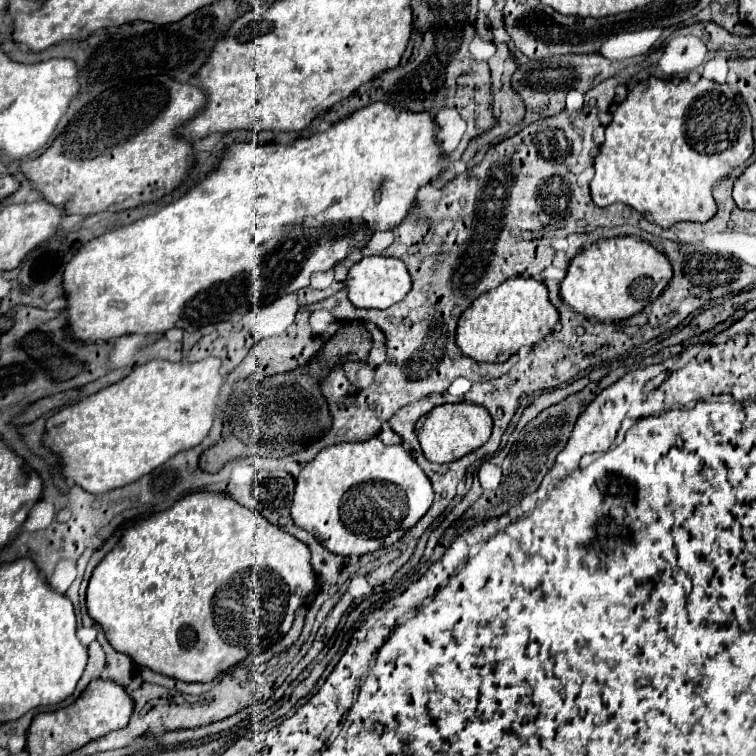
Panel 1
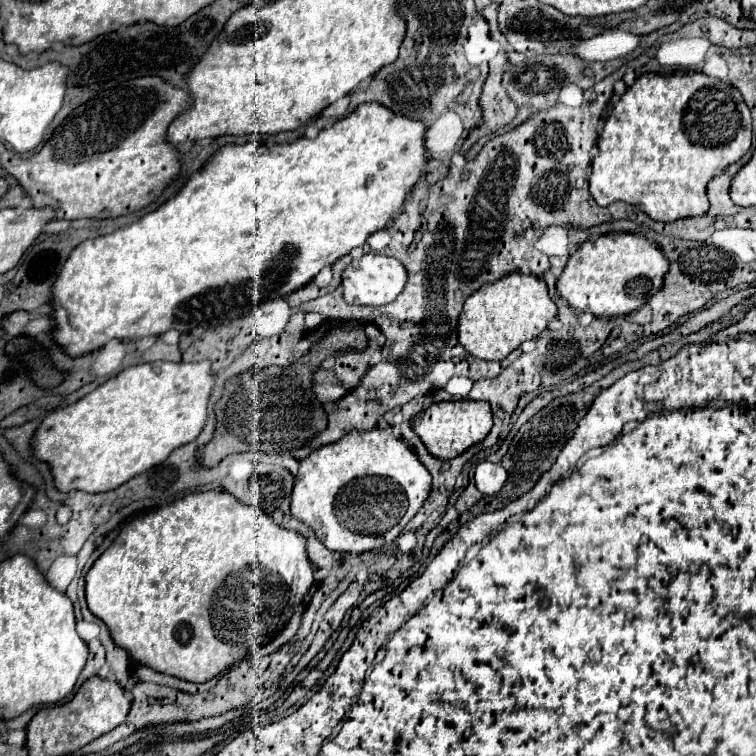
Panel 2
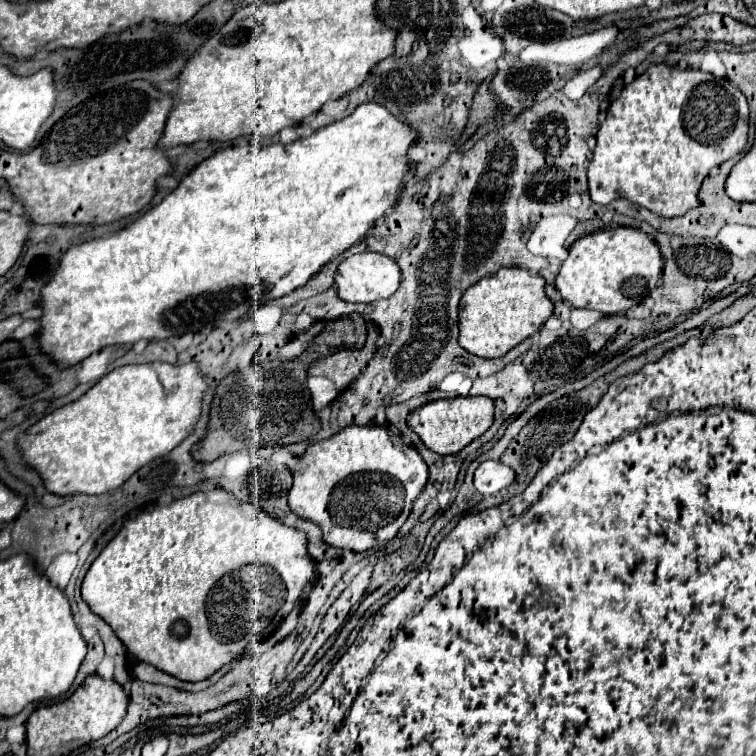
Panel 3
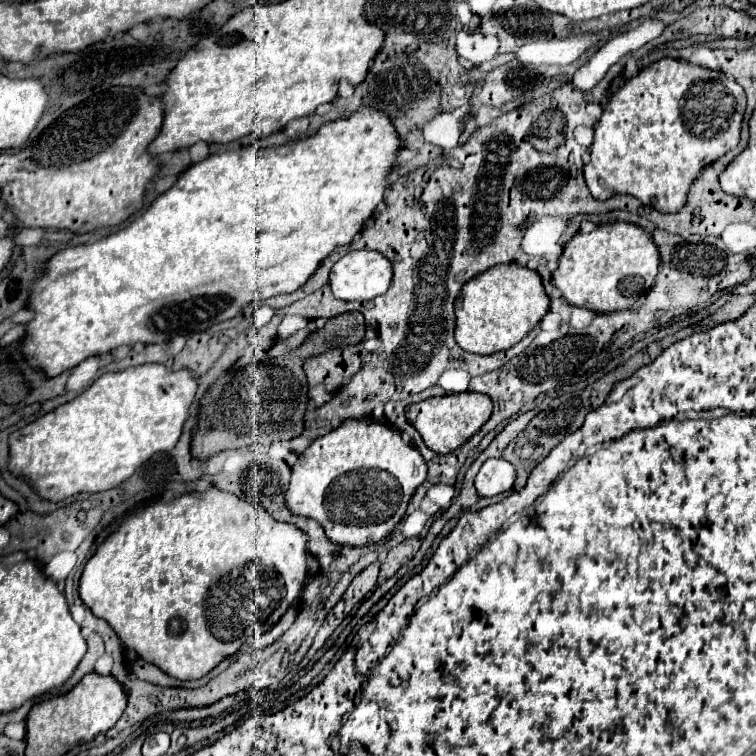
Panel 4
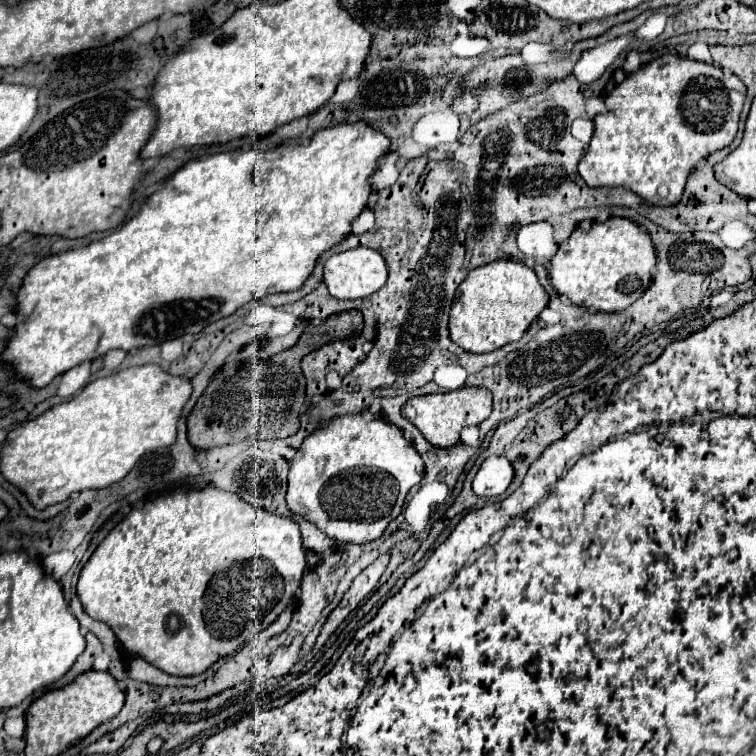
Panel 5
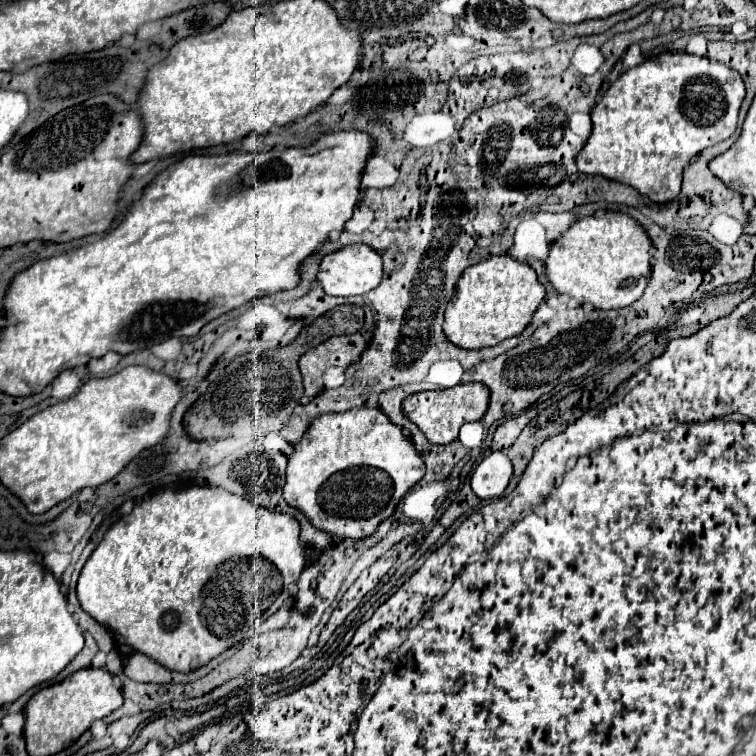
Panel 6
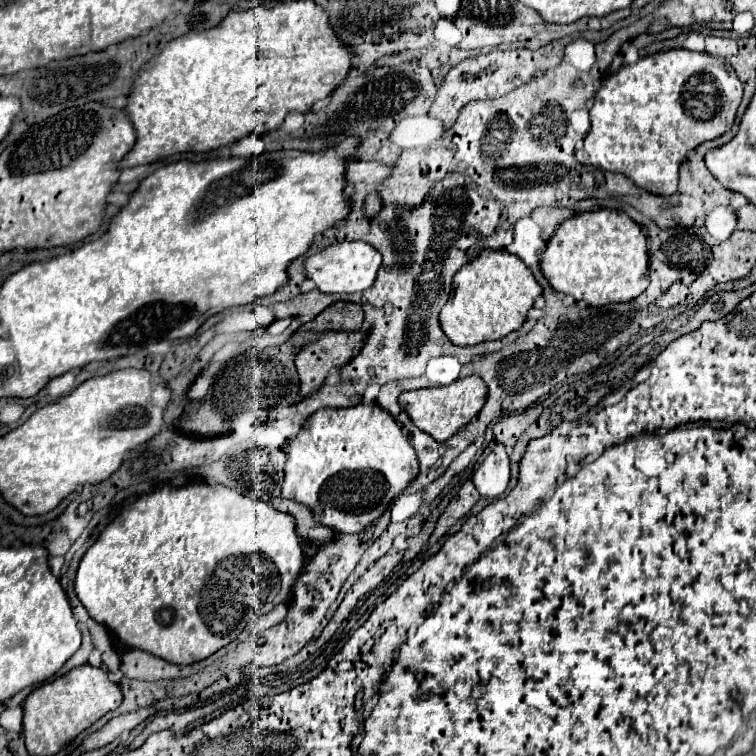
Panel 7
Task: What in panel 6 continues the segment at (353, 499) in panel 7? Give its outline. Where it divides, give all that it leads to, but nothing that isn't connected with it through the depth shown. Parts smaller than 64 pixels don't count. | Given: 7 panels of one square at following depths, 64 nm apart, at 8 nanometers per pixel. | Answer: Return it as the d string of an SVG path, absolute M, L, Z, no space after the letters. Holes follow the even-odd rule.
M360 406L346 412L320 414L312 420L310 428L304 432L298 444L294 444L288 456L286 484L282 488L284 500L302 510L306 518L320 530L332 534L336 540L354 538L362 540L378 528L378 524L390 518L402 500L402 496L420 482L424 476L424 462L412 442L404 438L402 430L394 426L380 408Z

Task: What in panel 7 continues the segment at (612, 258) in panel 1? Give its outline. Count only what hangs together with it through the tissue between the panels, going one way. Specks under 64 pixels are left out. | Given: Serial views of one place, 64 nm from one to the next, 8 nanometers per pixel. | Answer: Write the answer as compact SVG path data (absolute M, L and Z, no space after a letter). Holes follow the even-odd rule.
M592 210L580 212L558 224L540 260L540 270L556 292L584 300L590 306L626 302L650 284L646 236L626 212Z

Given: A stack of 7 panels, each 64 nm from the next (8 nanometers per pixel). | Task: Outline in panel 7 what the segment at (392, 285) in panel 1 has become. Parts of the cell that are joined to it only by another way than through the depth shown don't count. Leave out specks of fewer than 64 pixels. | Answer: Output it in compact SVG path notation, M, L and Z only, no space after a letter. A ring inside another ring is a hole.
M342 240L326 246L314 256L304 258L304 270L308 280L312 280L316 288L326 294L352 294L370 288L380 264L382 264L380 252L360 240Z

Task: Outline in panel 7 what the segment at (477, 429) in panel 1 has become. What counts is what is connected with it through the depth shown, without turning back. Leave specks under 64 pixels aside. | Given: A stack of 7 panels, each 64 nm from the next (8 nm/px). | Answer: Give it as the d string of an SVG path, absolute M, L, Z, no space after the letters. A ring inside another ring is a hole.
M476 374L458 378L446 386L406 390L398 396L398 404L404 408L404 412L408 412L408 416L414 420L414 424L436 440L448 440L454 432L458 432L462 426L466 426L474 416L478 416L484 402L486 402L486 384Z

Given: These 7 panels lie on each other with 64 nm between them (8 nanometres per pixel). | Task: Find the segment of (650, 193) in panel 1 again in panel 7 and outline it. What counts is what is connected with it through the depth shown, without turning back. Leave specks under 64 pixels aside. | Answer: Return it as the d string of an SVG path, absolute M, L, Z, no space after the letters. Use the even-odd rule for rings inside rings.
M686 48L656 52L654 56L640 58L636 64L620 66L618 72L602 82L594 96L594 104L588 110L592 126L584 136L582 148L574 152L576 160L608 172L620 172L652 194L674 194L678 190L678 170L686 160L686 152L704 140L712 140L728 132L740 100L742 84L728 60L706 52L690 52Z

